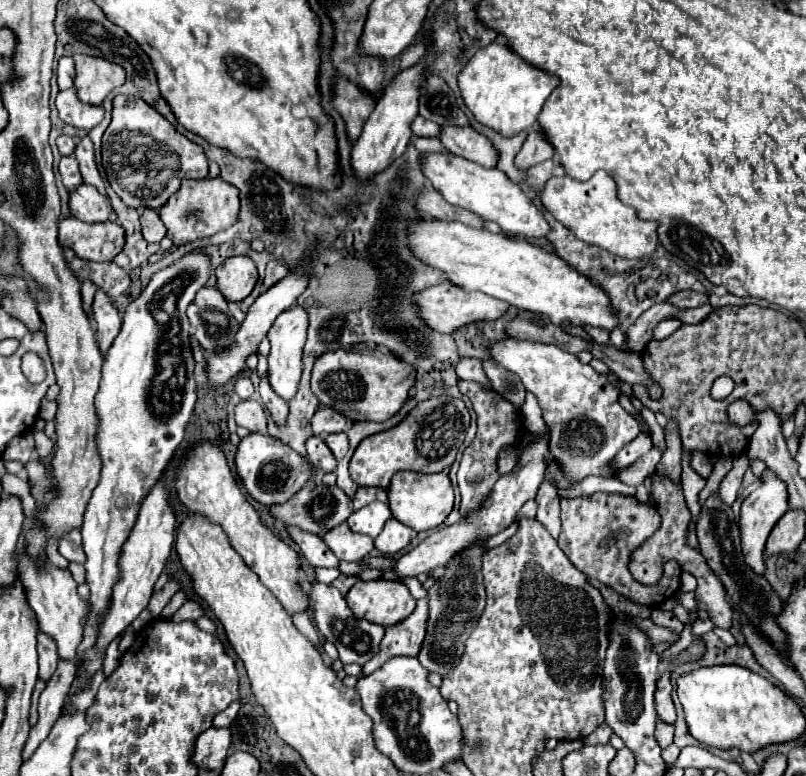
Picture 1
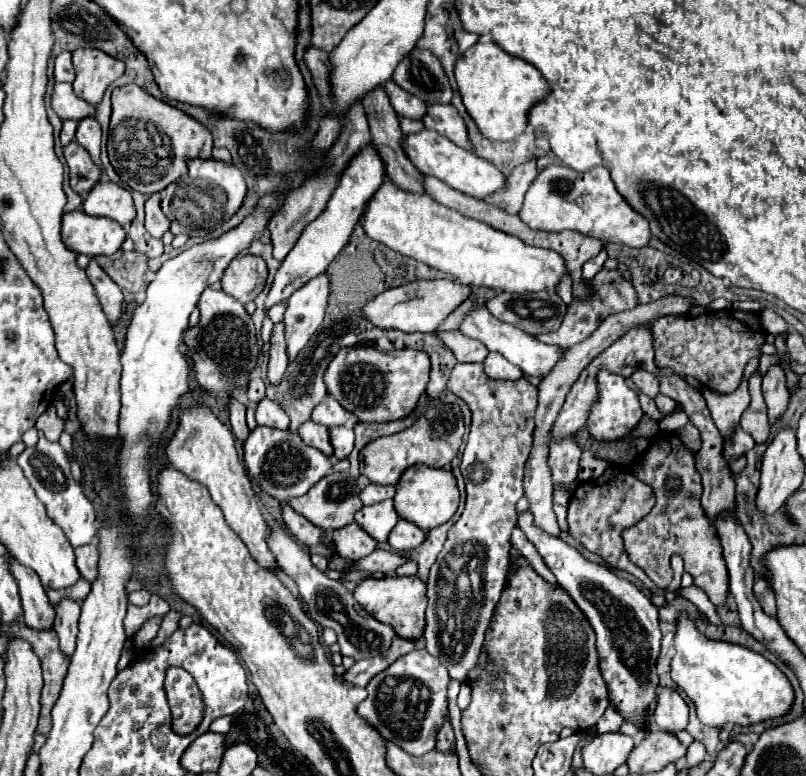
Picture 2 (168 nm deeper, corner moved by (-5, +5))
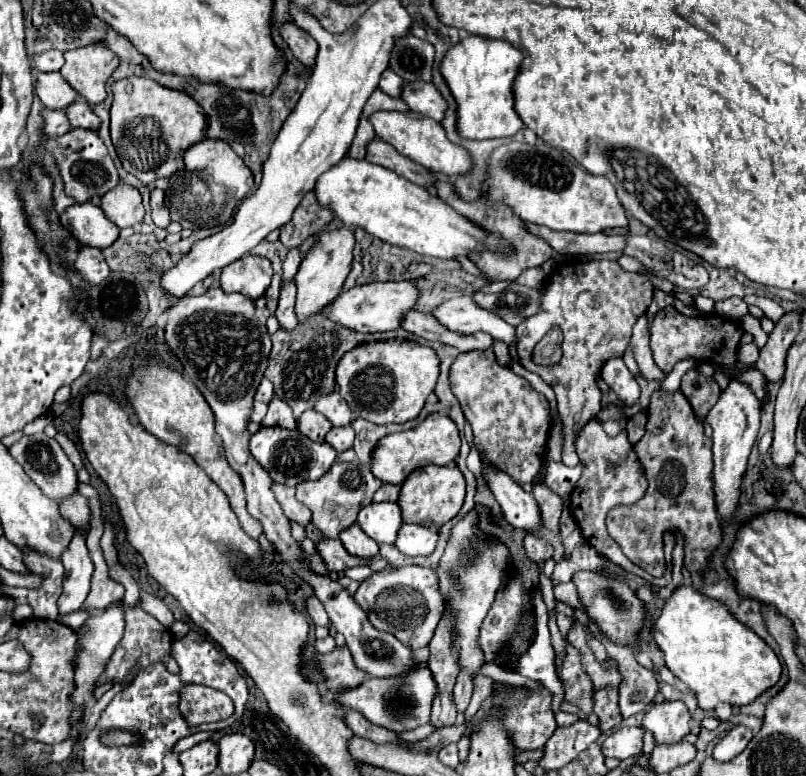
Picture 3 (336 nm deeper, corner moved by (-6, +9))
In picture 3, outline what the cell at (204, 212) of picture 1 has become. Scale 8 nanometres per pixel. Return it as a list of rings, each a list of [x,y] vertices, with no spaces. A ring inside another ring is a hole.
[[[205,138],[199,144],[193,144],[185,152],[185,170],[175,172],[175,176],[171,176],[169,180],[171,184],[165,192],[165,200],[171,210],[171,220],[179,222],[183,228],[189,230],[227,224],[233,210],[253,188],[251,170],[225,140],[213,138]]]

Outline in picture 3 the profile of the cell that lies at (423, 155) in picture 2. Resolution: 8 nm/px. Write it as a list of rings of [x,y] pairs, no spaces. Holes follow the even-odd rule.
[[[377,110],[369,116],[369,122],[373,124],[375,136],[379,136],[387,144],[391,144],[399,154],[403,154],[403,156],[411,158],[413,162],[425,166],[427,170],[443,172],[443,174],[455,178],[457,174],[463,174],[471,168],[471,156],[467,154],[467,150],[463,146],[449,142],[443,126],[435,120],[427,120],[427,118],[423,118],[411,110],[407,110],[407,112]]]

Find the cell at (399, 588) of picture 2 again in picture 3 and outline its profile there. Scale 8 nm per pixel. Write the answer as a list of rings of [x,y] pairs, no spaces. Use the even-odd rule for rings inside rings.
[[[387,566],[385,570],[375,572],[367,580],[363,580],[353,598],[367,612],[371,624],[377,630],[391,632],[411,650],[429,644],[435,626],[445,610],[443,596],[439,596],[439,578],[435,576],[433,570],[421,566],[405,566],[405,568]]]

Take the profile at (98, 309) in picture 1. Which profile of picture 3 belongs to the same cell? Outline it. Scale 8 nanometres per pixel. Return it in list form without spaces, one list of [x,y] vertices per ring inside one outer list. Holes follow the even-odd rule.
[[[79,246],[73,268],[87,282],[103,282],[109,276],[109,266],[105,262],[103,252],[91,246]]]

